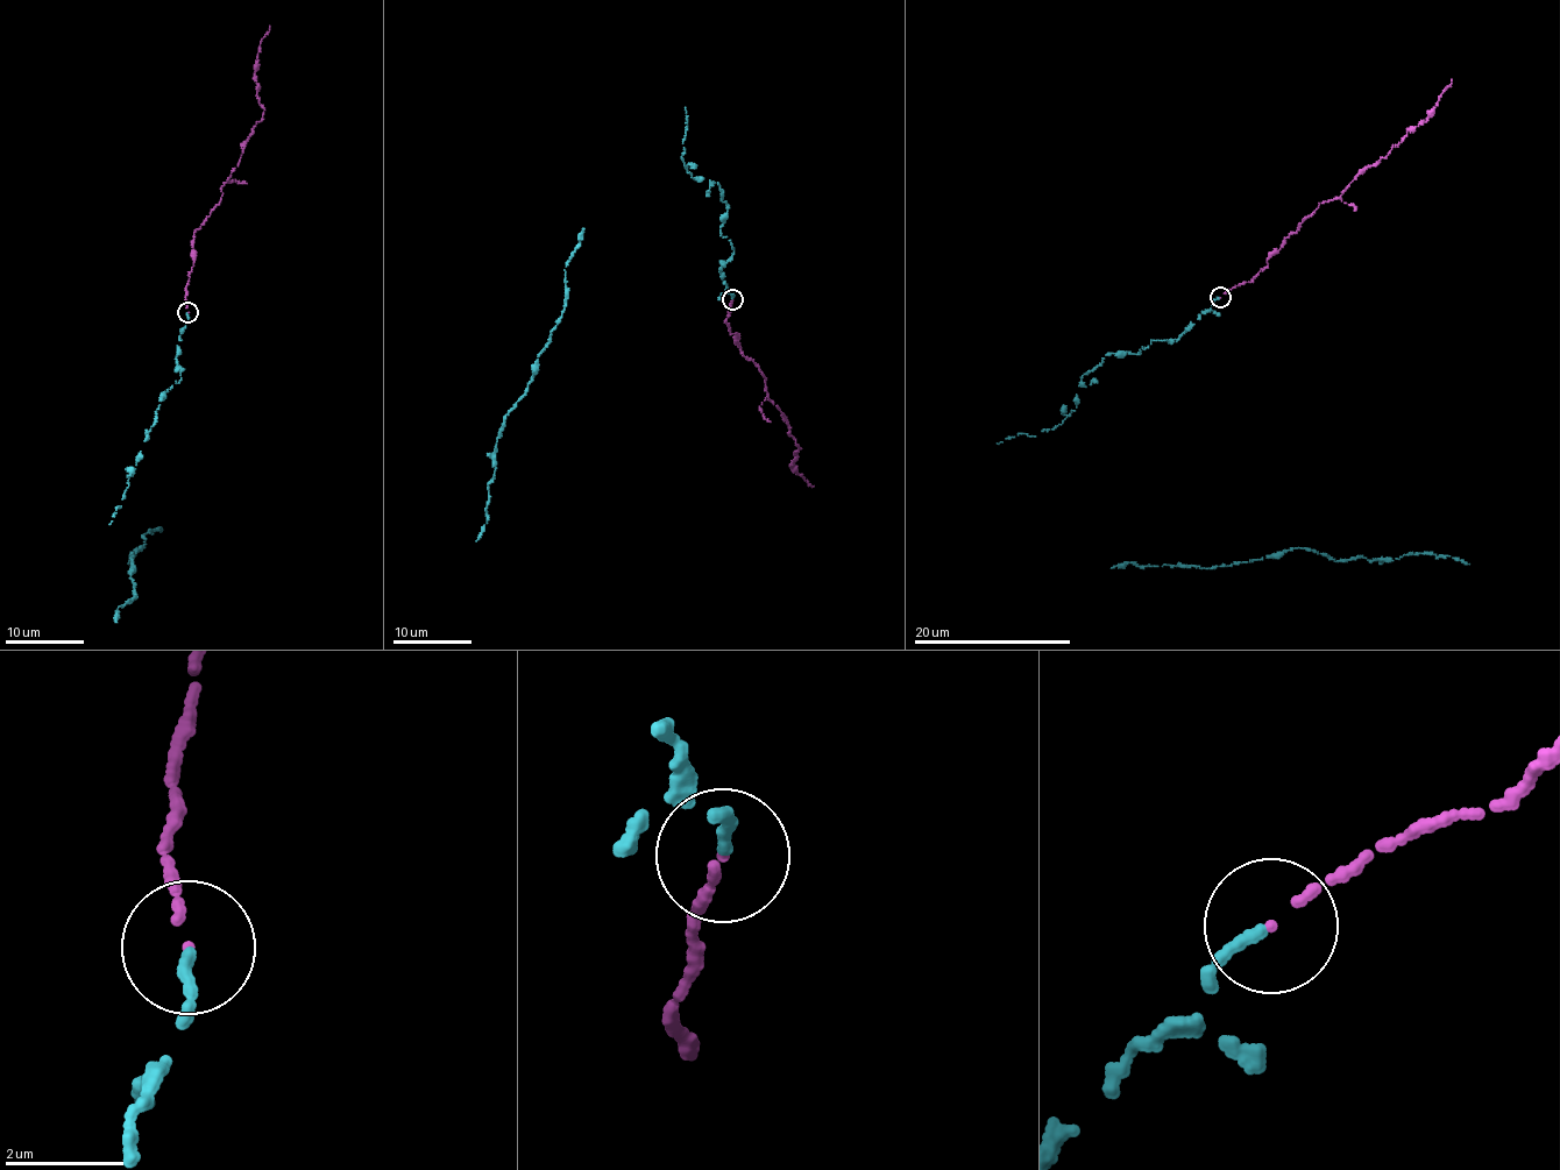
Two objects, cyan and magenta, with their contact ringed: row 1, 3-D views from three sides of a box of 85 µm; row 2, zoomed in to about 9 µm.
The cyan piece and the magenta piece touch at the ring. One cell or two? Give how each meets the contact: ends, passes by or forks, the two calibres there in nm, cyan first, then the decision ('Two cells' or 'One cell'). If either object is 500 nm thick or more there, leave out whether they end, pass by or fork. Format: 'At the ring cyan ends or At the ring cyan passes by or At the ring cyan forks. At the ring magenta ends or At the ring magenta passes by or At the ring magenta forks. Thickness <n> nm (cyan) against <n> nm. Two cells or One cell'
At the ring cyan ends. At the ring magenta ends. Thickness 200 nm (cyan) against 110 nm. One cell

